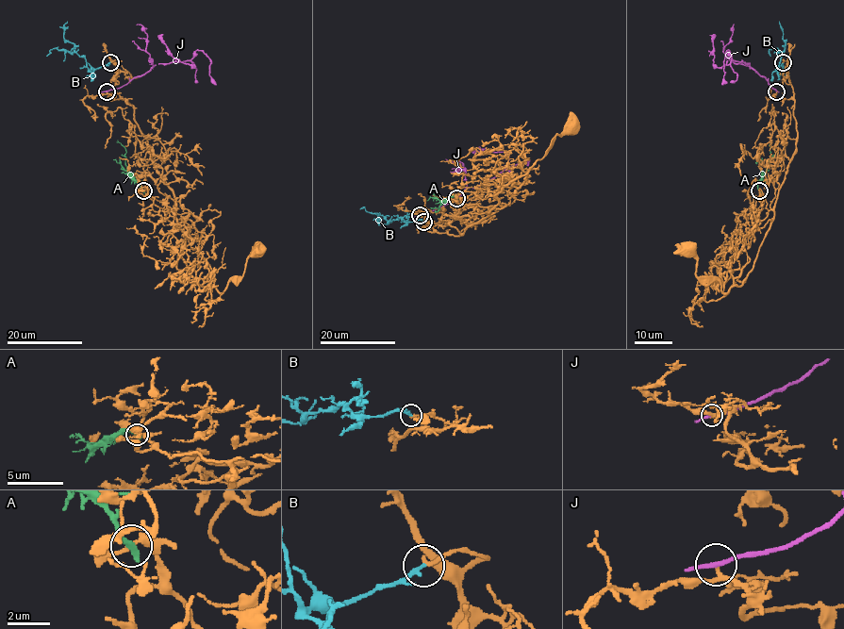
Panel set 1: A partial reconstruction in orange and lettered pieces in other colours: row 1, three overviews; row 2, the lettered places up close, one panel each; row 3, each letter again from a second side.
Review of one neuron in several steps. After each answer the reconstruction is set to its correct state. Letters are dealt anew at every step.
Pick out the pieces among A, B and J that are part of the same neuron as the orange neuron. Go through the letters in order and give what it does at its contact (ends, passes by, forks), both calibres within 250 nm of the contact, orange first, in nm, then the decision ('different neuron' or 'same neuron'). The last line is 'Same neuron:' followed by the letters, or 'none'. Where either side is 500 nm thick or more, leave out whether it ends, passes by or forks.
A: it ends there; 220 nm thick on the orange side, 320 nm on the other; different neuron
B: it ends there; 130 nm thick on the orange side, 180 nm on the other; same neuron
J: it passes by; 160 nm thick on the orange side, 190 nm on the other; different neuron
Same neuron: B

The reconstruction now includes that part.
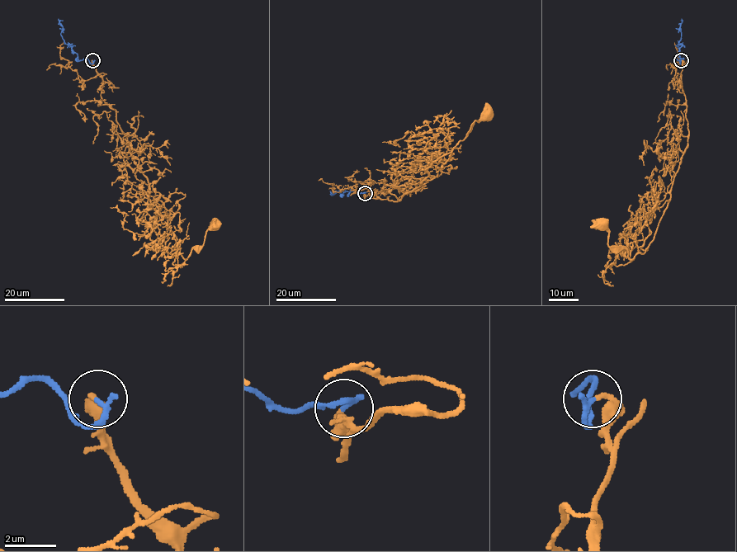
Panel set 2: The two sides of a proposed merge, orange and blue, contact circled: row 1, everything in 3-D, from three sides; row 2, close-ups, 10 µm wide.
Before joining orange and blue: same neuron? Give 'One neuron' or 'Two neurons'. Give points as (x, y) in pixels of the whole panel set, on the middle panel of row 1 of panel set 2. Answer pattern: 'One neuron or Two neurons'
One neuron

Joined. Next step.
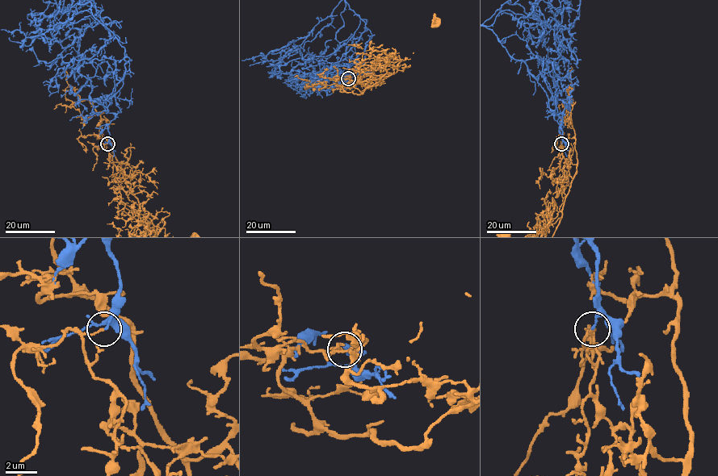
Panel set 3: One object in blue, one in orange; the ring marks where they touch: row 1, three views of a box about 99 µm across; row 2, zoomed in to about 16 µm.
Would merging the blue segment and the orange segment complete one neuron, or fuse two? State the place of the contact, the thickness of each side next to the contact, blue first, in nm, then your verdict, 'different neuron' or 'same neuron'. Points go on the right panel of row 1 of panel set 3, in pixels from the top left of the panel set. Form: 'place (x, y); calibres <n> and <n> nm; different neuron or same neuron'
place (561, 144); calibres 140 and 120 nm; different neuron

